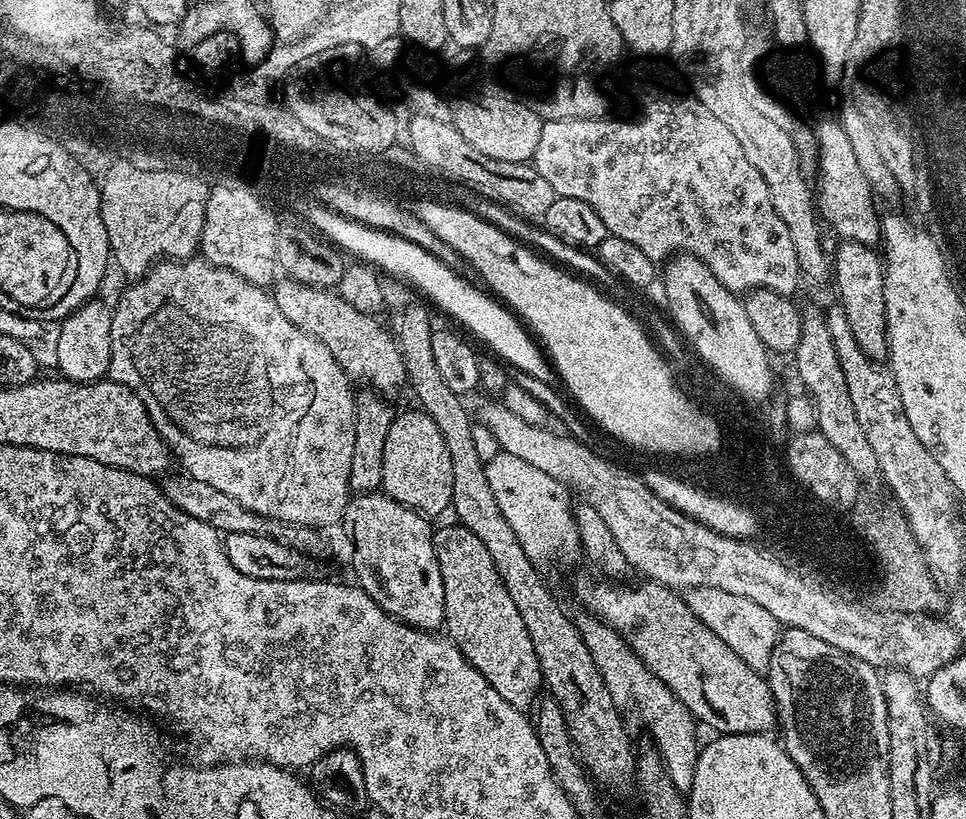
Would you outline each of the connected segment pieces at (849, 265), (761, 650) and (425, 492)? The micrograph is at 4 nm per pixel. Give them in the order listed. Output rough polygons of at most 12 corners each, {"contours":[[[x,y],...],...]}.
{"contours":[[[853,240],[830,268],[839,307],[870,359],[888,355],[881,257]],[[712,587],[687,602],[746,666],[767,669],[782,625],[748,597]],[[397,411],[382,488],[428,518],[452,507],[454,470],[438,422]]]}

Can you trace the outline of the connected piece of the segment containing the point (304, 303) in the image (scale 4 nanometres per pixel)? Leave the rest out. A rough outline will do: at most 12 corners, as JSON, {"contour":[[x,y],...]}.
{"contour":[[277,279],[278,310],[349,381],[405,383],[397,337],[339,291]]}

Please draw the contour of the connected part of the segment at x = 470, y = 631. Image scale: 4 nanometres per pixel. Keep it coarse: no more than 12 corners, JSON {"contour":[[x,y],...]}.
{"contour":[[435,533],[446,635],[510,702],[544,684],[494,558]]}

